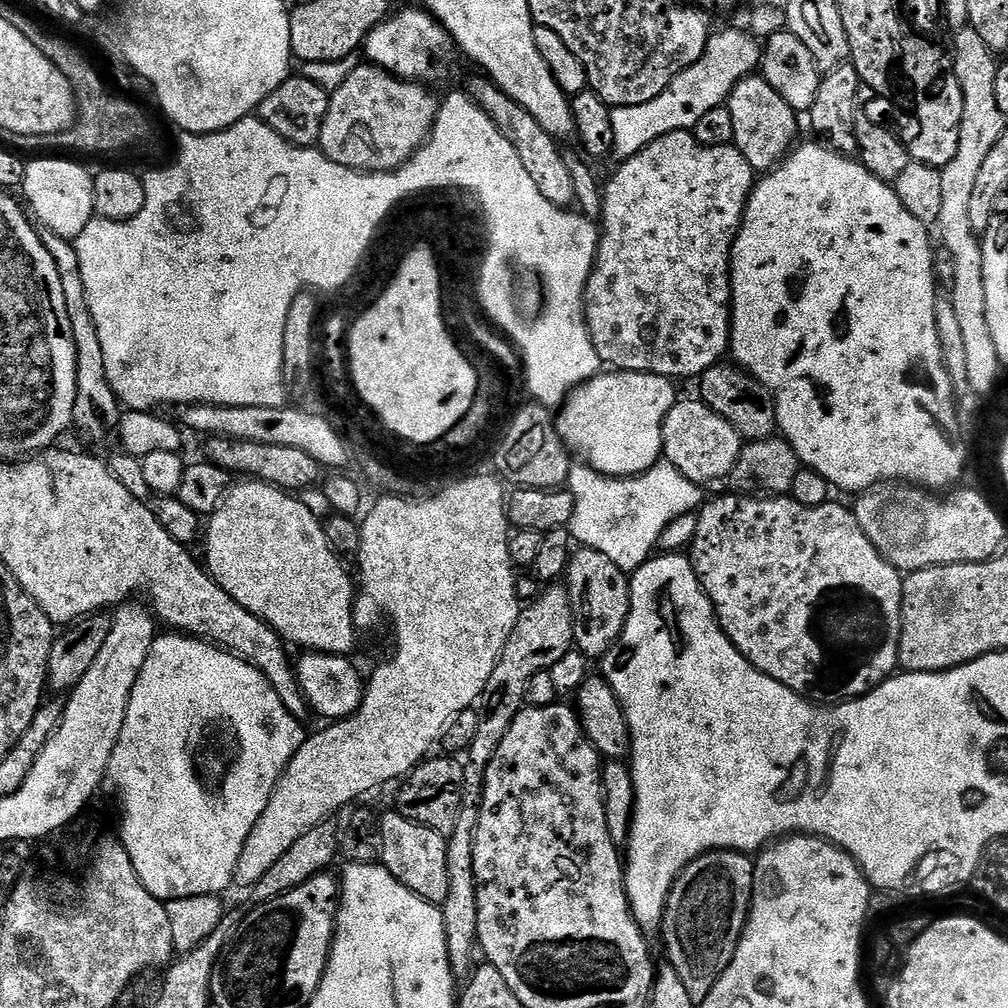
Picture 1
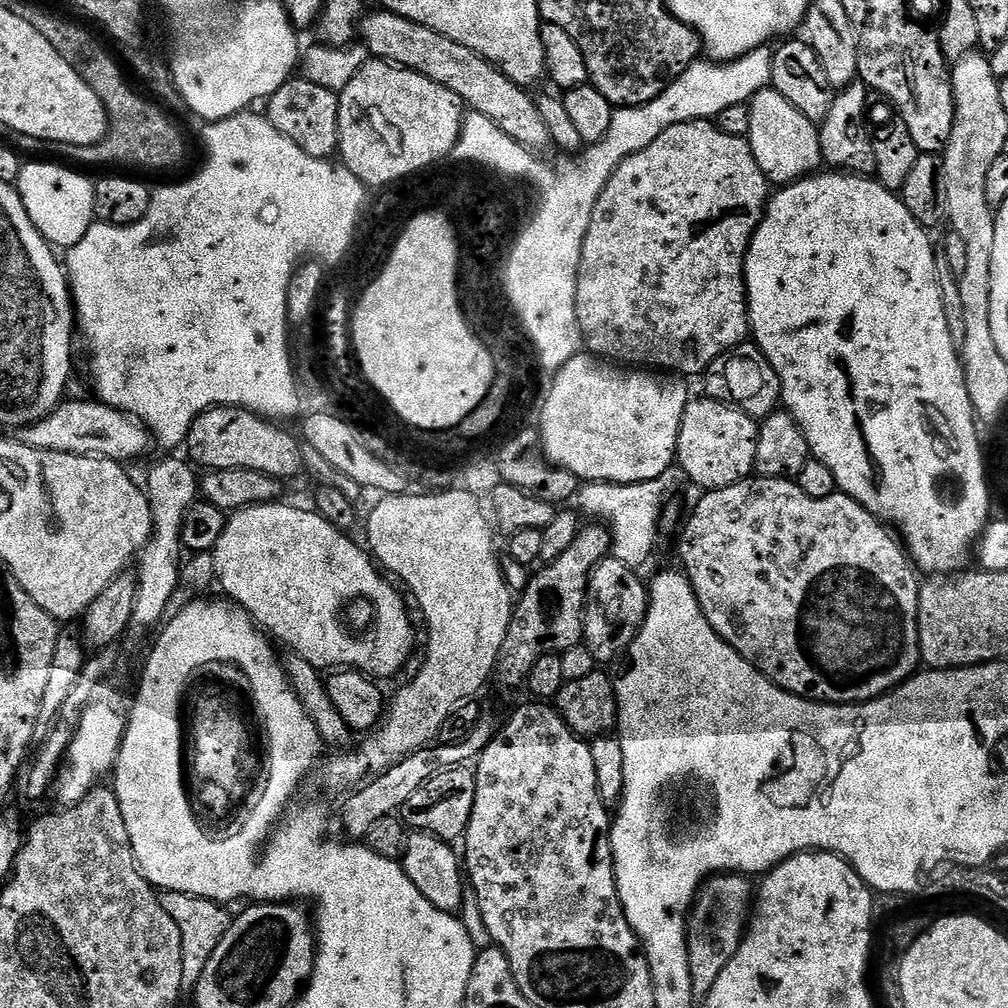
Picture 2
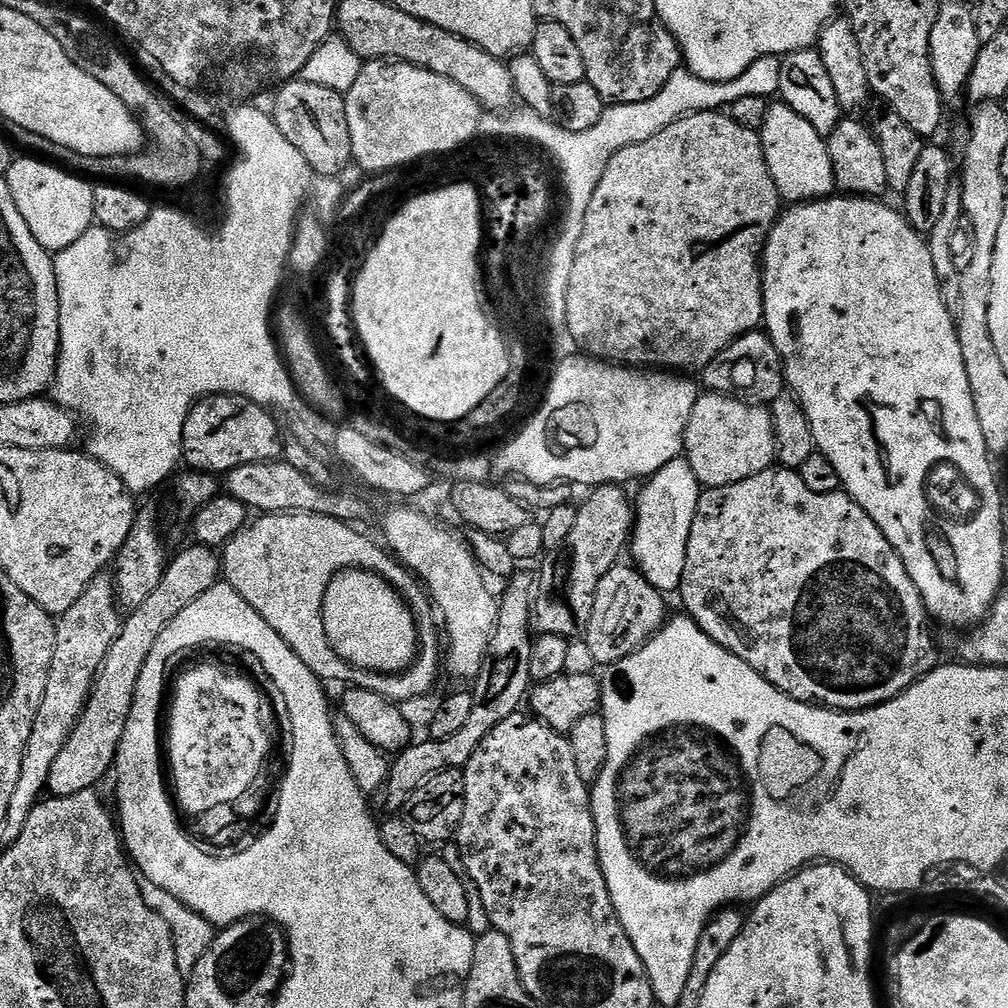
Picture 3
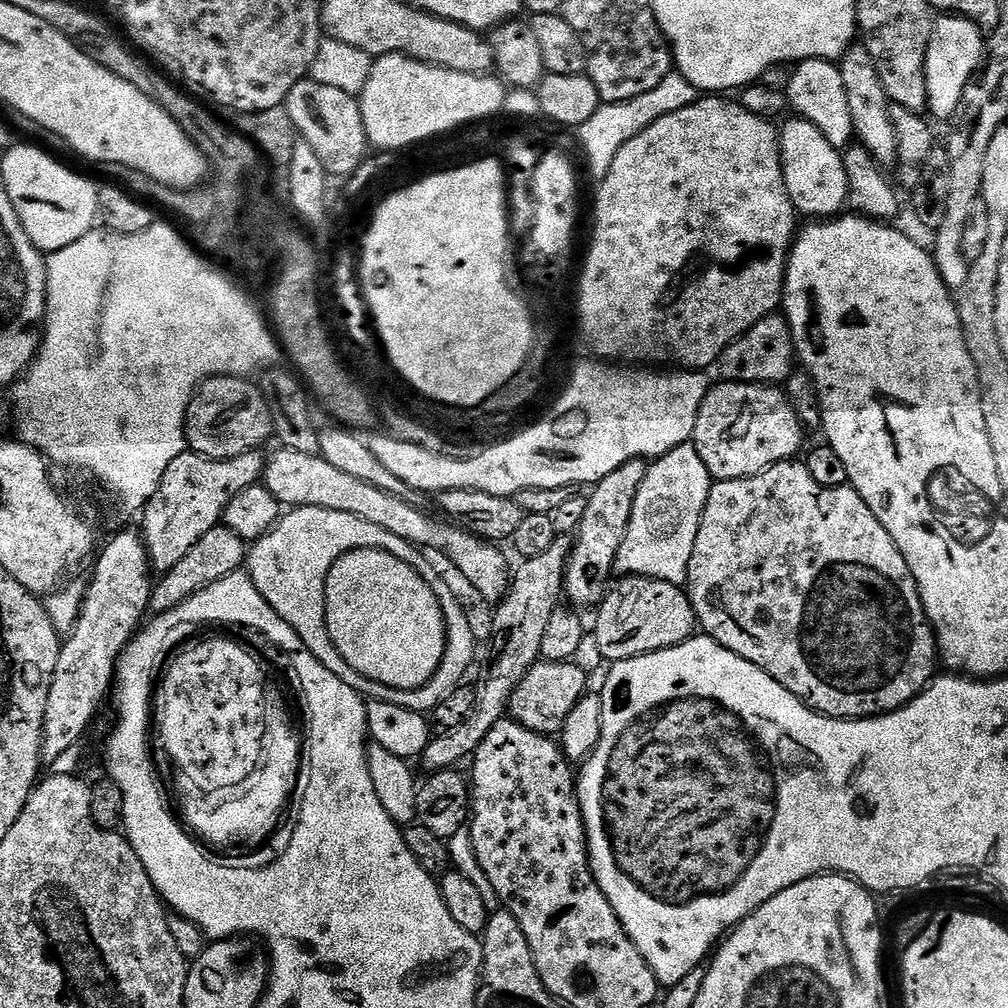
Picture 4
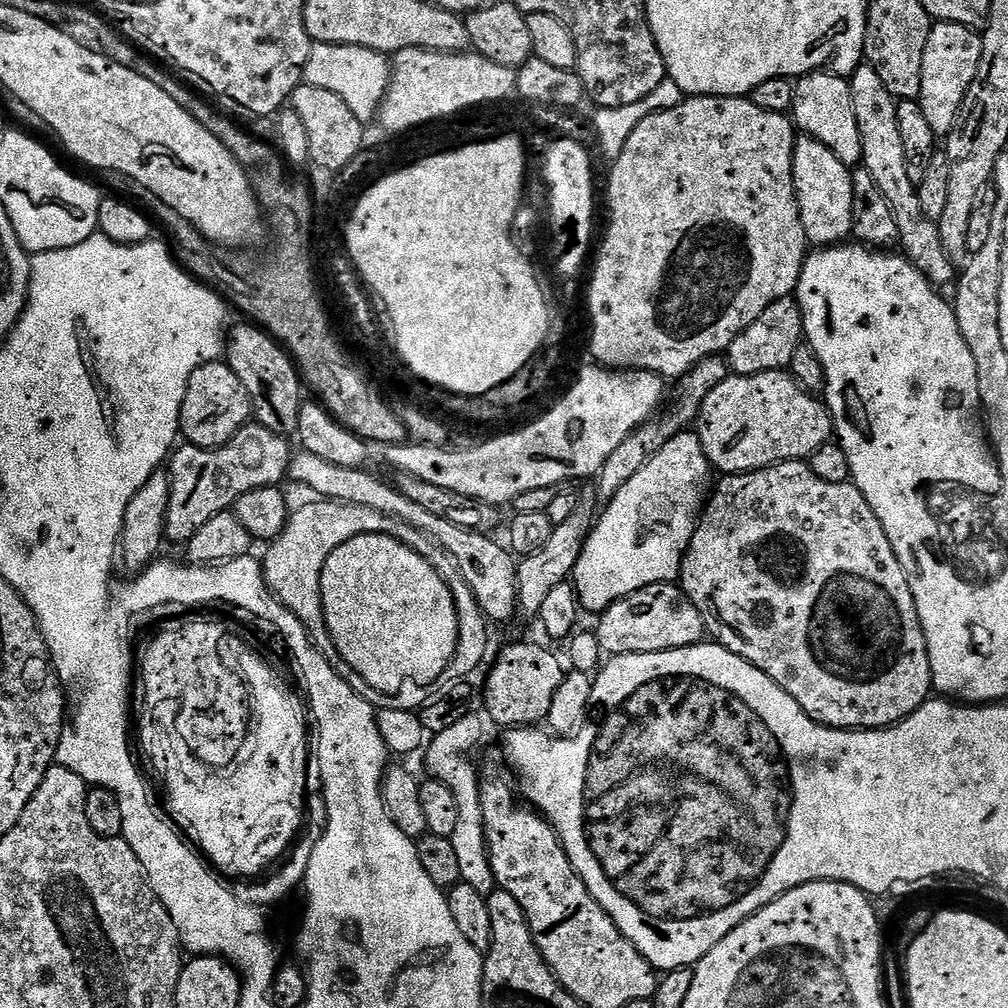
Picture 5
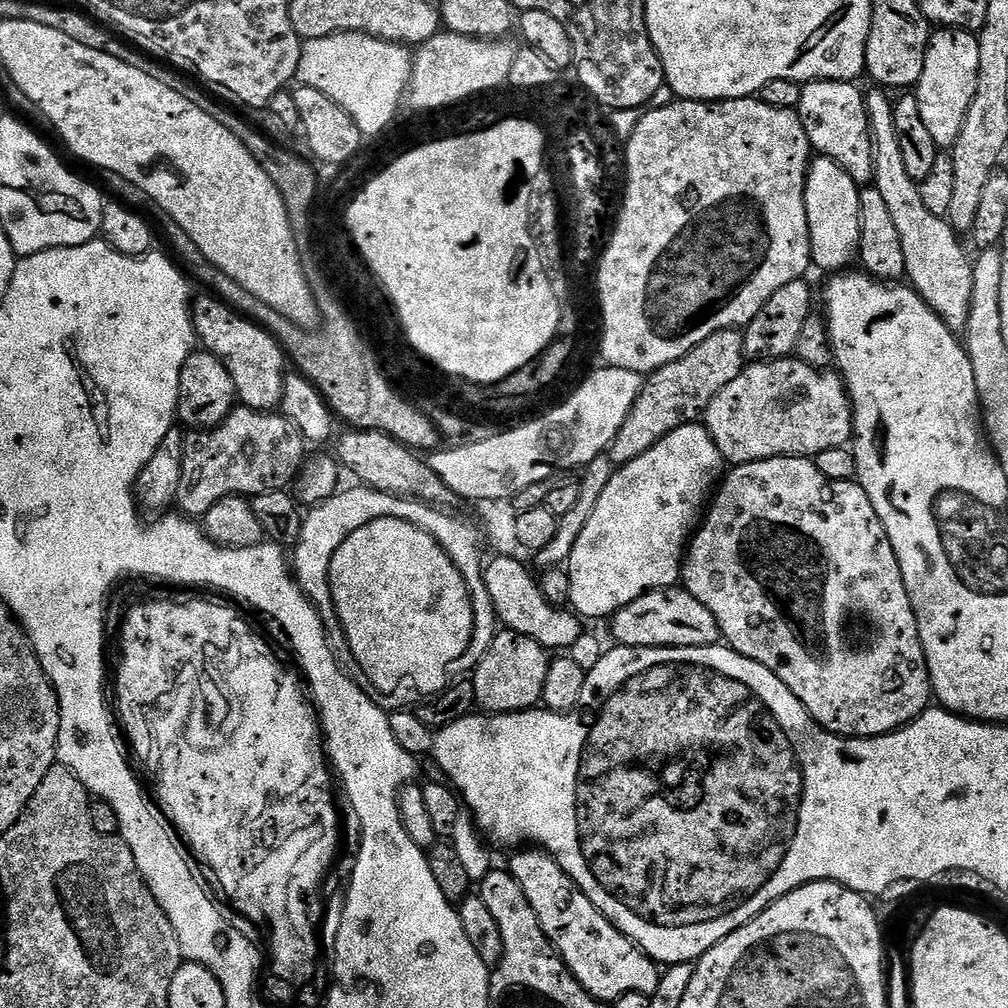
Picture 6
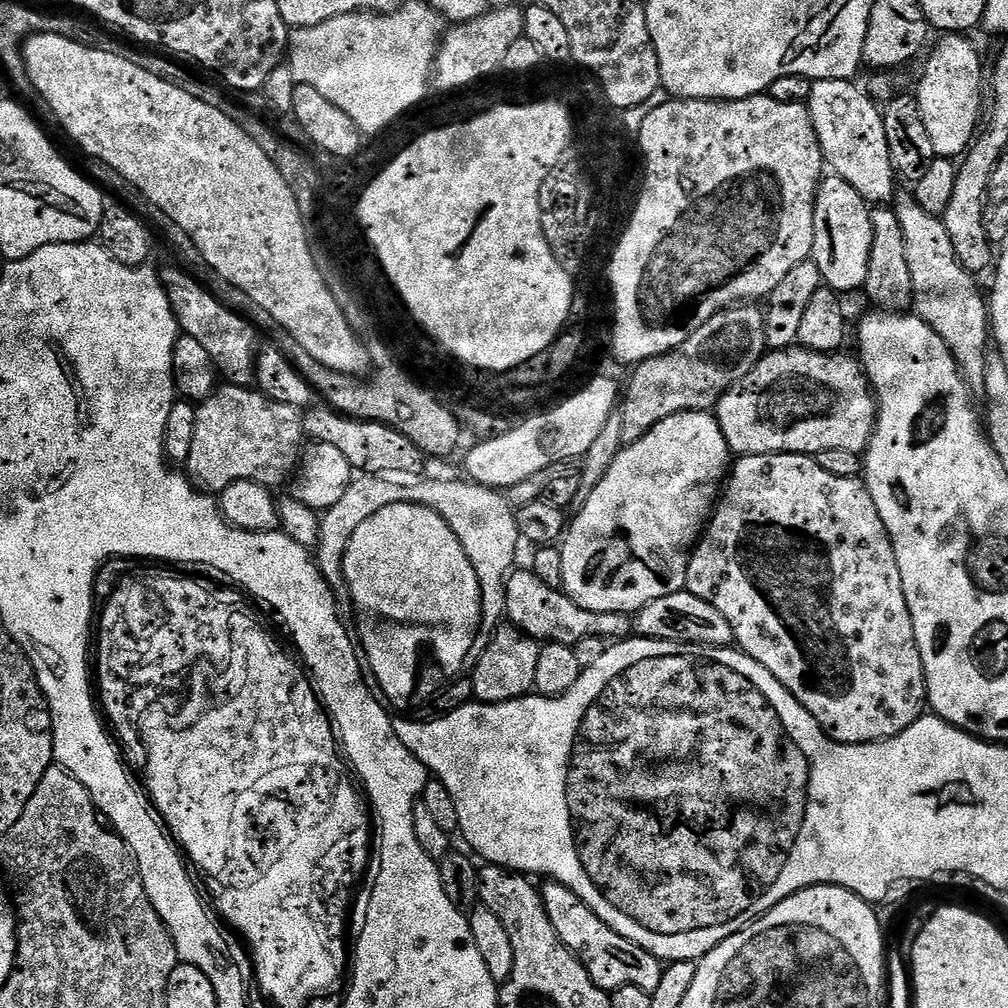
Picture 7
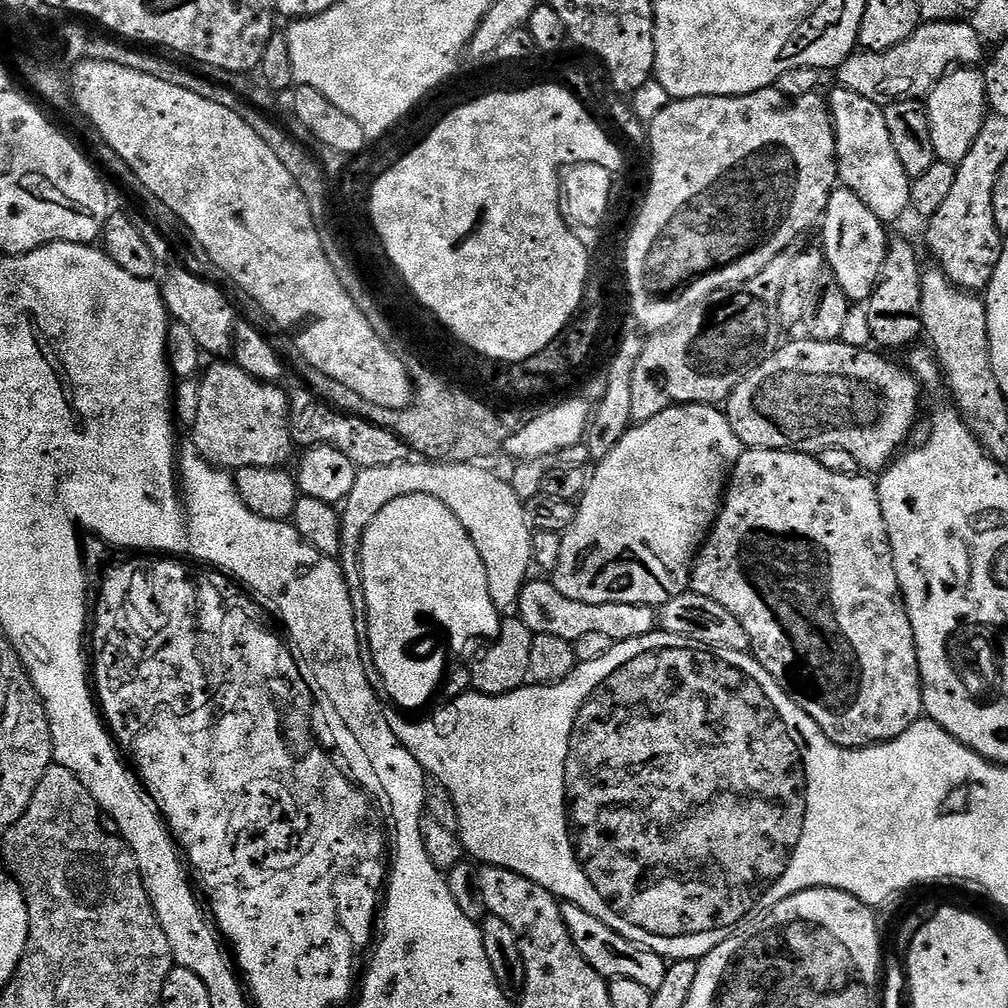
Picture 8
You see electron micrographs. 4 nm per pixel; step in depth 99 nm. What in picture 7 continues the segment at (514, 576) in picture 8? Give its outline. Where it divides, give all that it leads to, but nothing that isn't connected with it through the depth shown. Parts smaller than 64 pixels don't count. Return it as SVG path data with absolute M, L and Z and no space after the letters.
M360 474L352 481L352 485L342 494L342 498L334 506L330 506L327 512L320 516L320 543L314 552L314 559L320 566L320 572L324 575L324 580L332 587L332 592L336 595L336 606L340 610L341 620L348 622L353 619L352 600L348 596L348 587L344 581L344 559L346 558L346 546L350 546L350 538L354 538L354 530L366 522L366 518L371 518L373 514L378 514L386 506L395 504L421 504L427 508L433 508L458 534L458 542L466 550L466 558L470 558L470 564L474 566L474 574L478 574L478 582L482 590L482 618L480 619L480 635L477 636L474 646L470 646L468 664L474 665L482 654L486 654L486 646L490 646L492 633L500 627L506 616L506 586L510 573L517 567L516 551L522 545L522 537L518 530L516 514L508 505L507 495L503 491L487 488L481 484L473 484L467 479L461 480L420 480L424 478L408 478L405 484L399 484L399 479L391 475L374 476L371 474Z

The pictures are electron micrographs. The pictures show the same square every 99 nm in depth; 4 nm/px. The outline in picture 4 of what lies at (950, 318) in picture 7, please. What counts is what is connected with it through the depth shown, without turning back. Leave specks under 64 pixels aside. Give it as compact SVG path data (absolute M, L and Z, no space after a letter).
M853 46L838 64L842 83L846 86L846 99L850 105L850 118L854 118L855 139L876 159L885 170L895 169L898 158L898 138L894 134L894 122L890 118L890 101L878 78L878 66L863 46Z

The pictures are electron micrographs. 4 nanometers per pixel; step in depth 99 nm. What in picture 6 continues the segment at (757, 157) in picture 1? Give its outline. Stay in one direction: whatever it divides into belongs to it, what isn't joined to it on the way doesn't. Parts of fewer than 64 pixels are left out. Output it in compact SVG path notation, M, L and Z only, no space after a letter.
M817 155L812 163L808 165L808 177L806 178L806 214L808 215L808 225L810 226L810 250L812 251L813 265L822 271L828 272L827 274L836 274L841 270L847 269L848 264L857 259L860 251L860 189L861 185L854 182L854 178L850 178L850 174L846 174L846 170L842 170L842 166L838 166L838 162L834 162L830 158Z

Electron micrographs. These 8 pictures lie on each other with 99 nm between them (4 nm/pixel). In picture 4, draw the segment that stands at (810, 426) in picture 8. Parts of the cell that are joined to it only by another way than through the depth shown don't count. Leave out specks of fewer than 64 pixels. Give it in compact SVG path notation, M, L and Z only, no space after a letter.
M720 382L709 387L692 435L713 481L750 478L783 460L801 455L806 429L779 387Z

